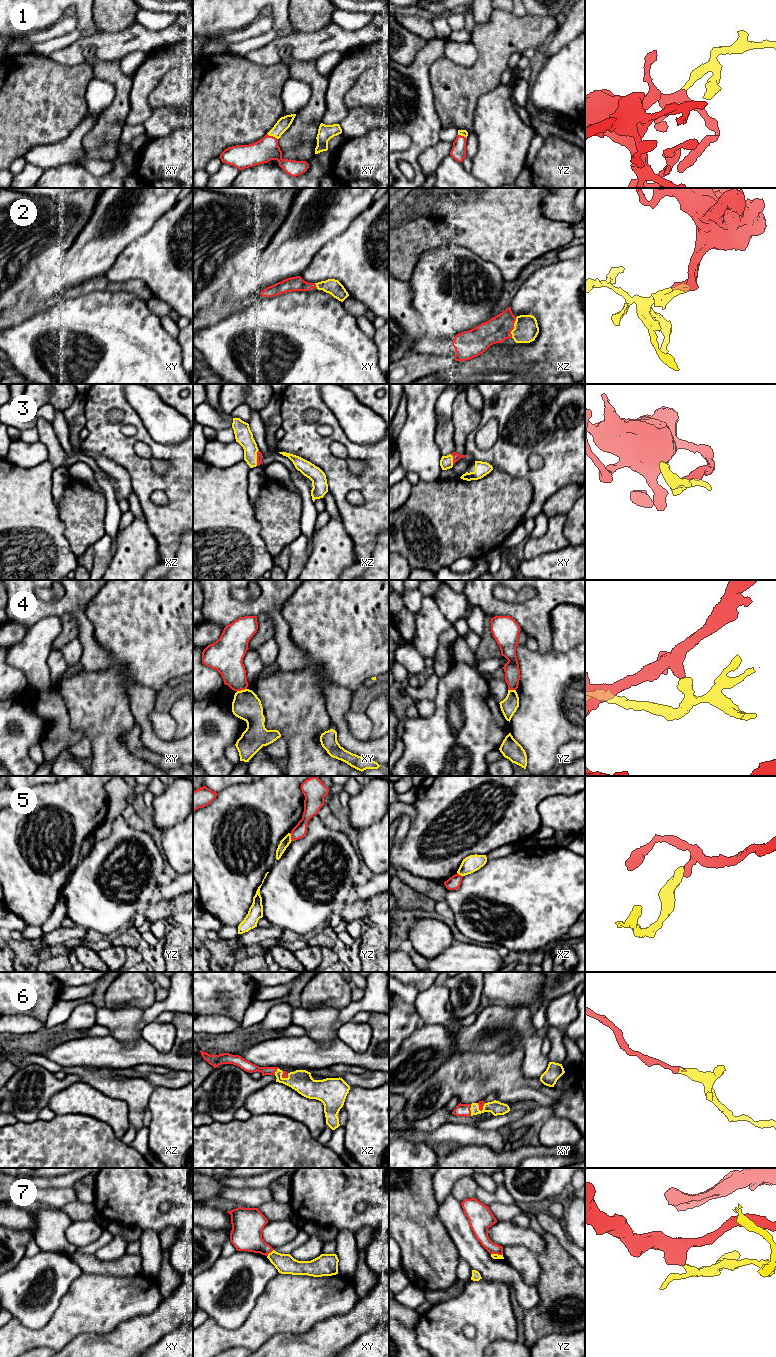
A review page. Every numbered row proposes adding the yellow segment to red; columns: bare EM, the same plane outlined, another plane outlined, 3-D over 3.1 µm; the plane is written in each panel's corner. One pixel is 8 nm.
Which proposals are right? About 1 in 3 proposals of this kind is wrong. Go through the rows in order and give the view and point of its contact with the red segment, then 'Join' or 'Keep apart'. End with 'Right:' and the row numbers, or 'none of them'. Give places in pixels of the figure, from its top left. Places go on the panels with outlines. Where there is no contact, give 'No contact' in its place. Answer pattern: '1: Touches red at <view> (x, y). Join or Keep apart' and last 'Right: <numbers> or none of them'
1: Touches red at xy (272, 136). Join
2: Touches red at xz (513, 327). Join
3: Touches red at xz (257, 457). Join
4: Touches red at xy (241, 689). Keep apart
5: Touches red at yz (291, 837). Keep apart
6: Touches red at xy (470, 1110). Join
7: Touches red at xy (269, 1252). Keep apart
Right: 1, 2, 3, 6

